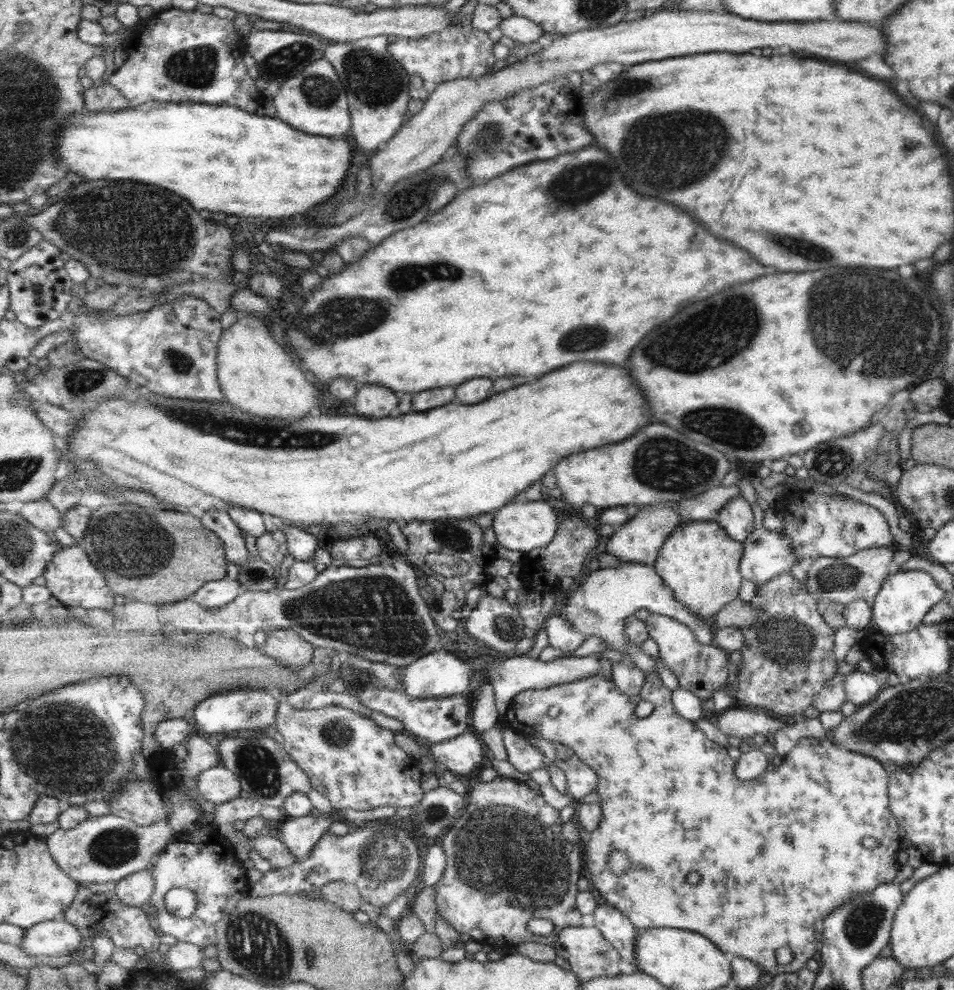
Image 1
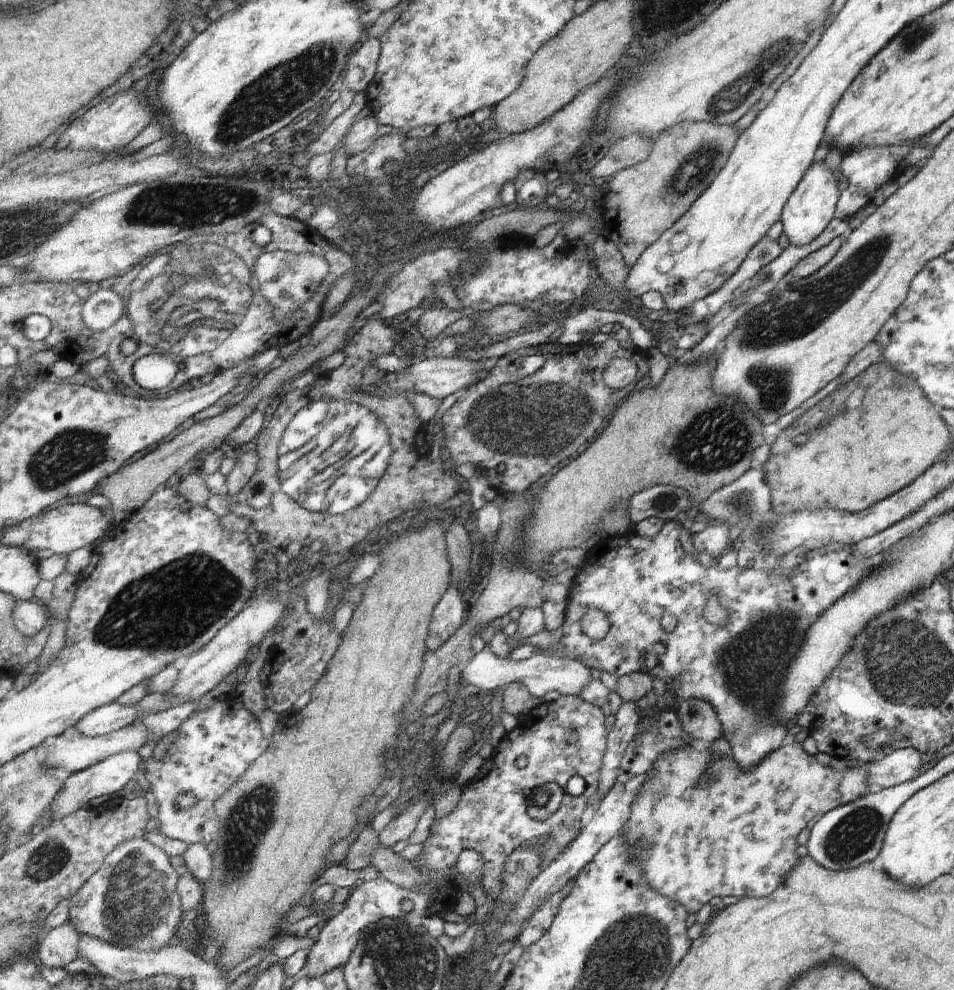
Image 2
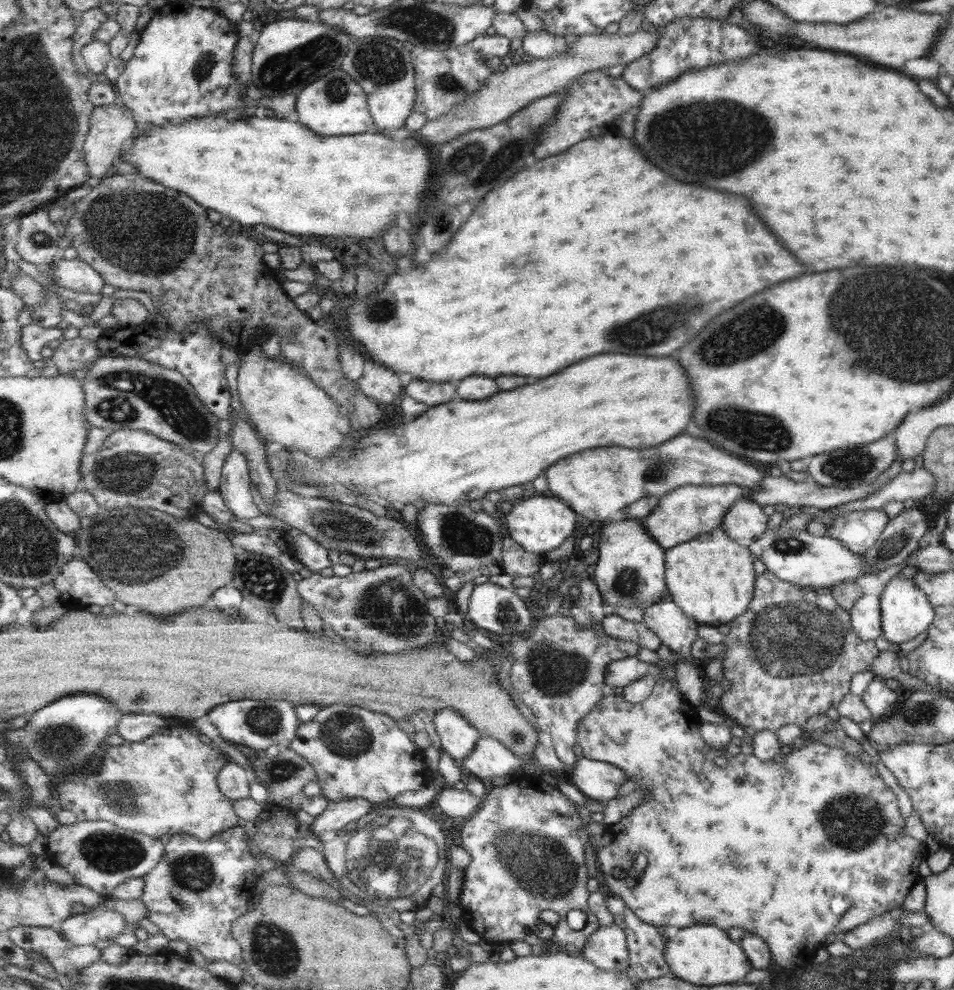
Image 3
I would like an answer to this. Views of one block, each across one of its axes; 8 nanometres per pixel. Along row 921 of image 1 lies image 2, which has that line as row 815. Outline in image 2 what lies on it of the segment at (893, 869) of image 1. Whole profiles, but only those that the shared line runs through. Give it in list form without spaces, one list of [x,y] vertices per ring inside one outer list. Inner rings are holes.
[[[801,742],[791,743],[785,746],[781,745],[779,750],[774,750],[771,754],[767,754],[764,760],[757,766],[757,770],[741,770],[736,762],[726,755],[719,758],[712,758],[709,754],[709,745],[693,743],[691,746],[679,748],[679,750],[669,750],[665,754],[661,754],[655,764],[653,770],[647,774],[647,780],[639,792],[639,796],[635,798],[633,806],[631,806],[631,820],[627,822],[625,830],[625,838],[629,838],[629,842],[633,842],[633,846],[639,846],[641,850],[641,870],[645,870],[645,878],[649,878],[649,884],[659,892],[665,894],[667,898],[673,898],[675,902],[681,902],[691,914],[697,914],[701,910],[701,906],[709,902],[713,896],[767,896],[781,884],[785,874],[792,869],[797,862],[798,856],[795,852],[797,843],[795,837],[811,818],[815,818],[817,814],[823,814],[828,810],[837,808],[847,802],[853,802],[857,798],[865,796],[867,793],[875,793],[877,789],[874,786],[865,784],[865,768],[862,764],[858,764],[853,768],[844,770],[832,770],[826,763],[825,758],[820,756],[807,755],[801,748]]]

